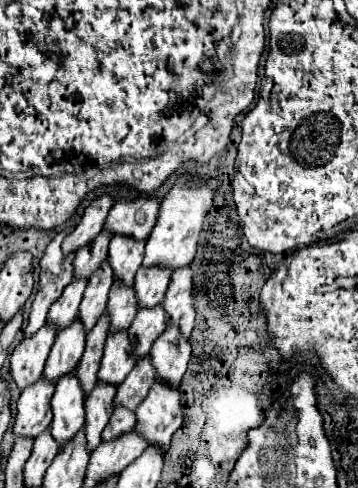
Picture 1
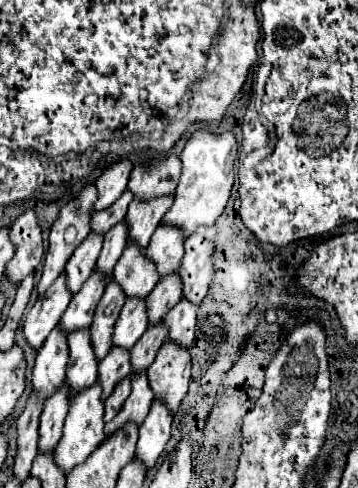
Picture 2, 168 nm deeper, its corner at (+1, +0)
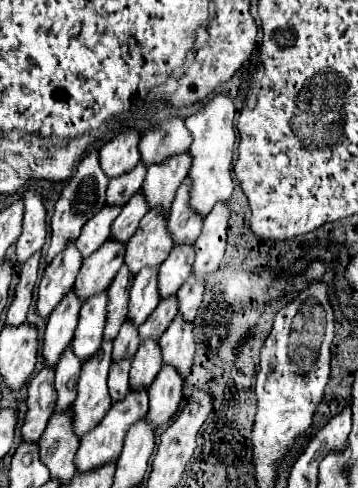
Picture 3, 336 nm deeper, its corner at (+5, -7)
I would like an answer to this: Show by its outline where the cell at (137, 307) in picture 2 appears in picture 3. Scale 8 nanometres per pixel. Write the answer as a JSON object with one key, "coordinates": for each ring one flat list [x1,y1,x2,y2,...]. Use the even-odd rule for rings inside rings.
{"coordinates":[[143,268,133,280,131,286,131,298,127,306,127,320,139,328,149,314,157,308,159,304,159,294,157,294,157,270]]}

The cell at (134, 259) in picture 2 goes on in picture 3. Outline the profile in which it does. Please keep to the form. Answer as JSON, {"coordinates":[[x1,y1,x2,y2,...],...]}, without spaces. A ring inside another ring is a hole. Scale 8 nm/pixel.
{"coordinates":[[159,208,149,210,143,216,137,232,127,242,125,264,131,276,137,276,141,268,159,268,173,248,171,236,165,226,165,214]]}

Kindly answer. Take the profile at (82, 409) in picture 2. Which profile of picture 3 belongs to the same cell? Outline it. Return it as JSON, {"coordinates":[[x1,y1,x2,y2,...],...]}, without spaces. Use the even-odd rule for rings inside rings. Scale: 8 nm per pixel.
{"coordinates":[[103,342,101,350,81,368,77,384,77,400,73,402,73,432,75,436,85,436,111,408,111,398,107,392,107,372,111,368,111,342]]}

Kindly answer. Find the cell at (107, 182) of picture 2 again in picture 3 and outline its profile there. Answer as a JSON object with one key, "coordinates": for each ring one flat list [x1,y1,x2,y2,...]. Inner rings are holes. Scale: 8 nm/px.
{"coordinates":[[127,130,99,150,99,162,109,180,113,180,115,176,123,176,123,172,131,172,131,168,135,168,135,164,139,162,137,144,137,132]]}

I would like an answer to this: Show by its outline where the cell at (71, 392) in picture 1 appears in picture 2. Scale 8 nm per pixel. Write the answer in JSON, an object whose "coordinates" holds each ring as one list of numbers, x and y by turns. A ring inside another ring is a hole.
{"coordinates":[[89,327,77,329,75,333,69,335,69,365,67,365,67,383,71,385,73,395,87,387,93,385,97,379,97,357,91,347,91,333]]}

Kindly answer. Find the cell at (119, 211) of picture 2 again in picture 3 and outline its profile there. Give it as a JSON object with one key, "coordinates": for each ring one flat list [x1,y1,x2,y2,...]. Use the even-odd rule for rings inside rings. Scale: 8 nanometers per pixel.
{"coordinates":[[139,162,137,168,131,170,129,174,113,178,107,188,105,204,127,204,127,200,131,200,131,196,135,196,139,192,139,188,145,180,145,172,147,172,147,168]]}

